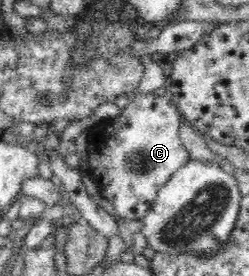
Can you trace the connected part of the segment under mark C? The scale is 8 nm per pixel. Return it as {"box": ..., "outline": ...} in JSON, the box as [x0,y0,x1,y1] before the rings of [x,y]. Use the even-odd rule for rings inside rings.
{"box":[87,93,191,220],"outline":[[[137,93],[117,117],[92,126],[87,135],[92,189],[113,204],[114,216],[143,220],[162,186],[191,159],[179,138],[181,114],[170,94]]]}

